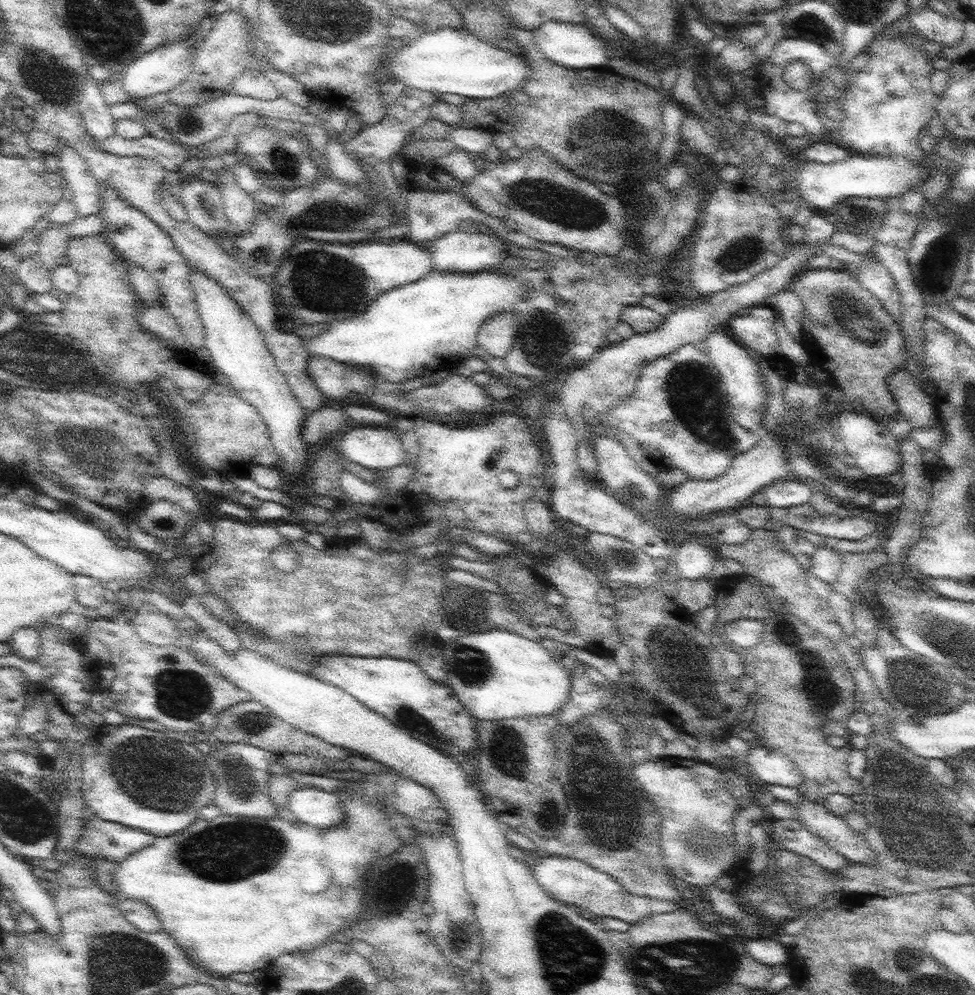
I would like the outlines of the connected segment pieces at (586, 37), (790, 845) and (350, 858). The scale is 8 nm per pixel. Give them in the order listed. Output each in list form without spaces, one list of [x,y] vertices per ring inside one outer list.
[[[549,21],[533,32],[534,38],[536,38],[536,46],[544,52],[544,56],[548,60],[566,66],[566,68],[596,68],[596,66],[609,64],[608,41],[597,35],[594,30],[588,29],[587,25]]]
[[[775,819],[773,824],[772,837],[786,850],[808,857],[814,864],[830,871],[846,867],[848,860],[844,858],[844,855],[834,850],[823,838],[804,828],[798,819]]]
[[[370,780],[345,781],[346,786],[338,788],[337,792],[342,799],[342,806],[346,807],[346,820],[338,826],[316,828],[312,824],[301,821],[290,822],[280,815],[270,820],[254,818],[254,816],[252,818],[230,816],[224,813],[208,820],[198,817],[184,831],[178,831],[172,836],[156,837],[152,844],[144,847],[141,851],[128,855],[126,860],[118,863],[118,868],[114,869],[114,888],[118,888],[118,892],[122,892],[123,899],[136,898],[152,907],[164,926],[163,932],[170,934],[172,941],[177,943],[177,946],[183,951],[184,957],[198,968],[203,968],[204,971],[208,971],[218,978],[225,978],[236,973],[254,973],[283,955],[293,955],[294,952],[313,952],[322,947],[322,944],[334,940],[336,933],[350,933],[350,927],[361,920],[361,916],[363,916],[362,895],[366,893],[366,873],[378,859],[394,855],[405,844],[398,829],[389,824],[386,805],[382,804],[383,801],[386,801],[386,794],[381,793],[378,784],[370,782]]]

